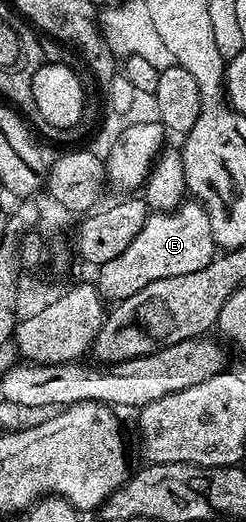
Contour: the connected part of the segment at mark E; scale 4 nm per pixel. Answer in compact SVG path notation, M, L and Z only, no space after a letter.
M186 199L169 213L150 212L147 223L143 223L143 231L135 235L127 251L123 251L123 255L115 255L111 263L103 263L96 270L97 291L106 302L122 301L147 287L147 283L155 283L155 279L203 271L203 267L212 263L218 249L211 231L211 219L207 219L204 205L200 205L196 199Z

